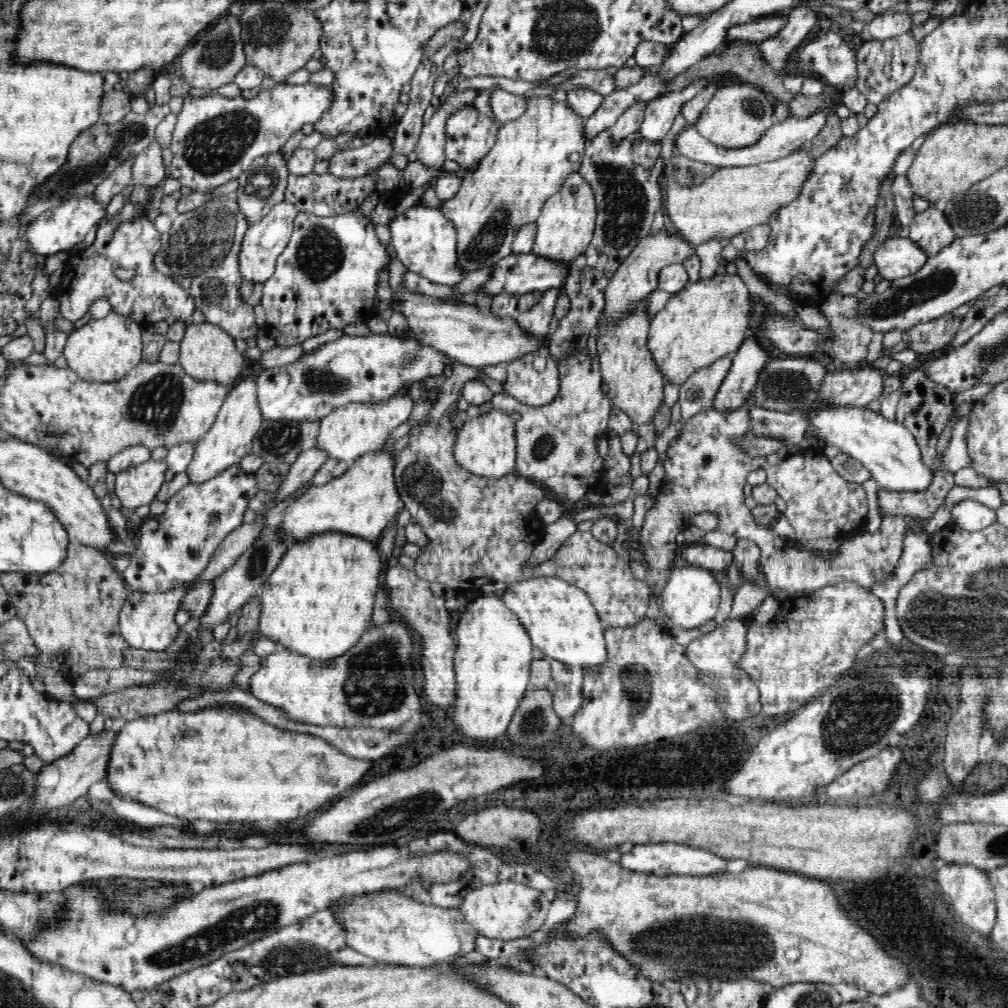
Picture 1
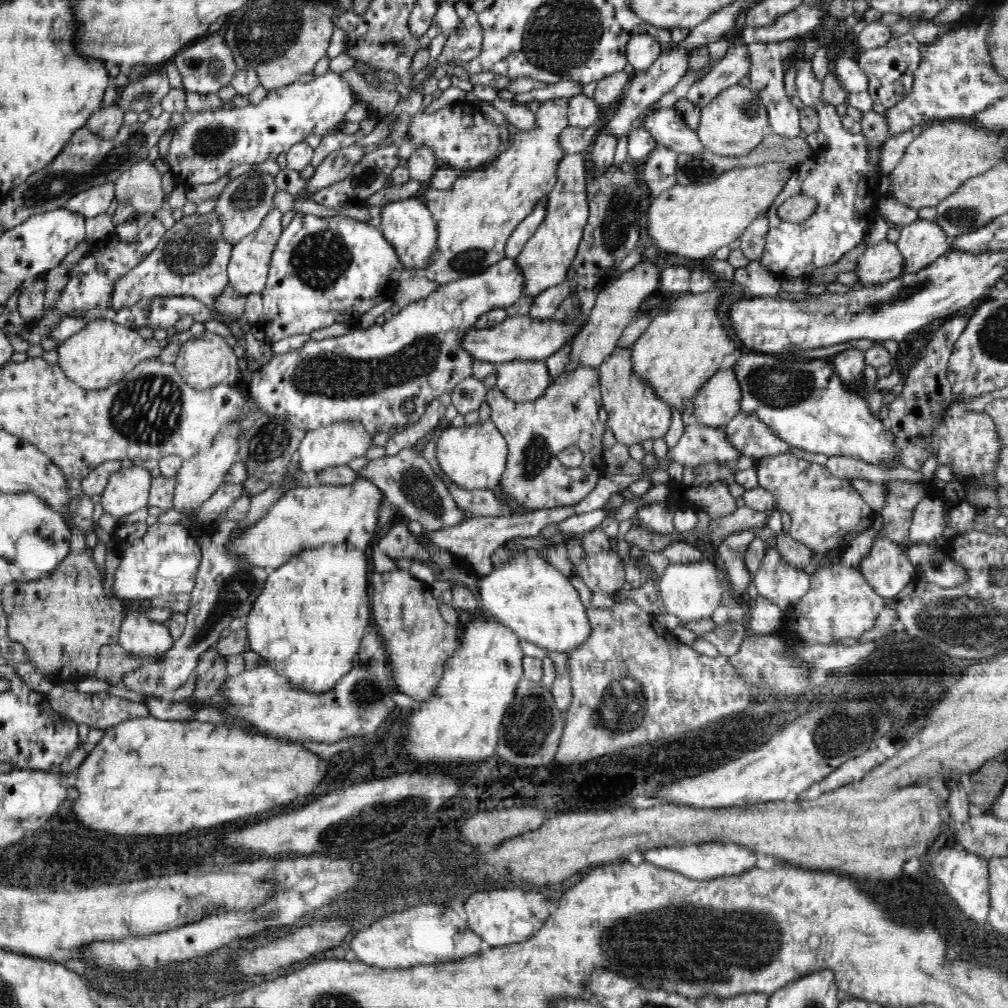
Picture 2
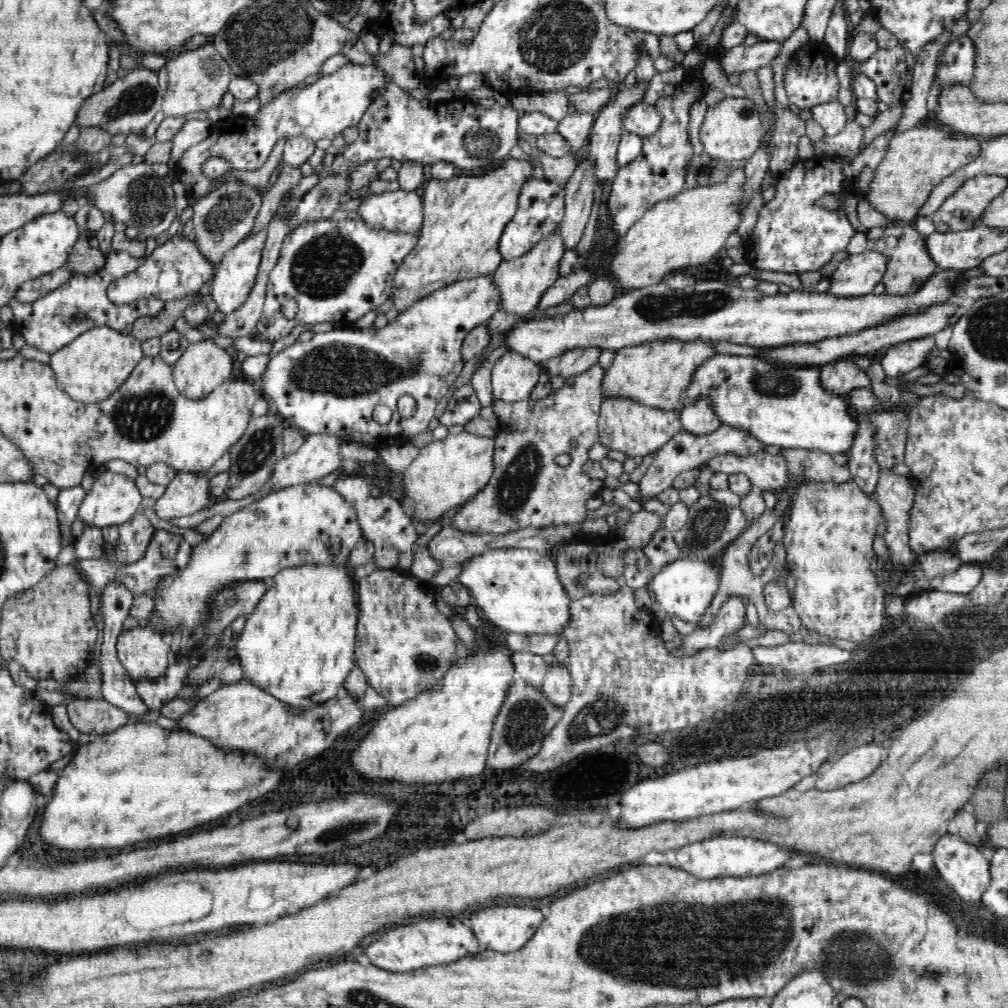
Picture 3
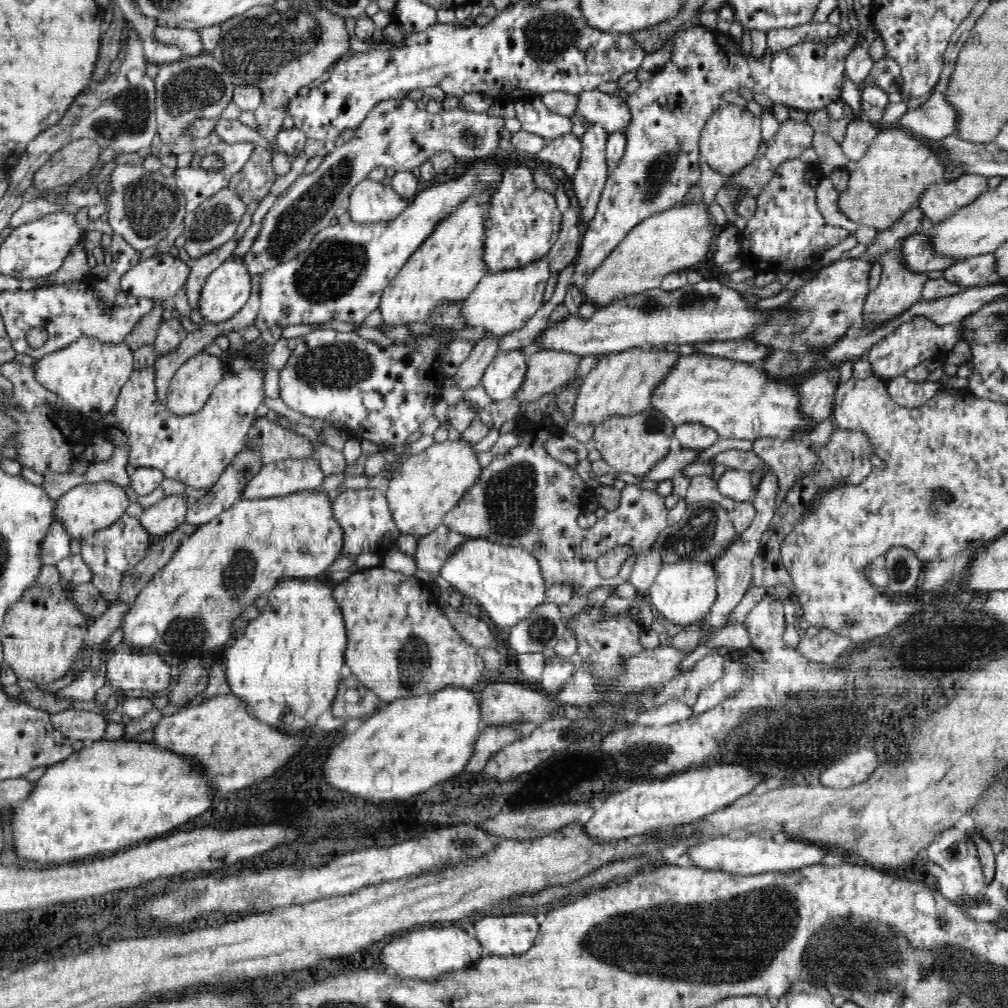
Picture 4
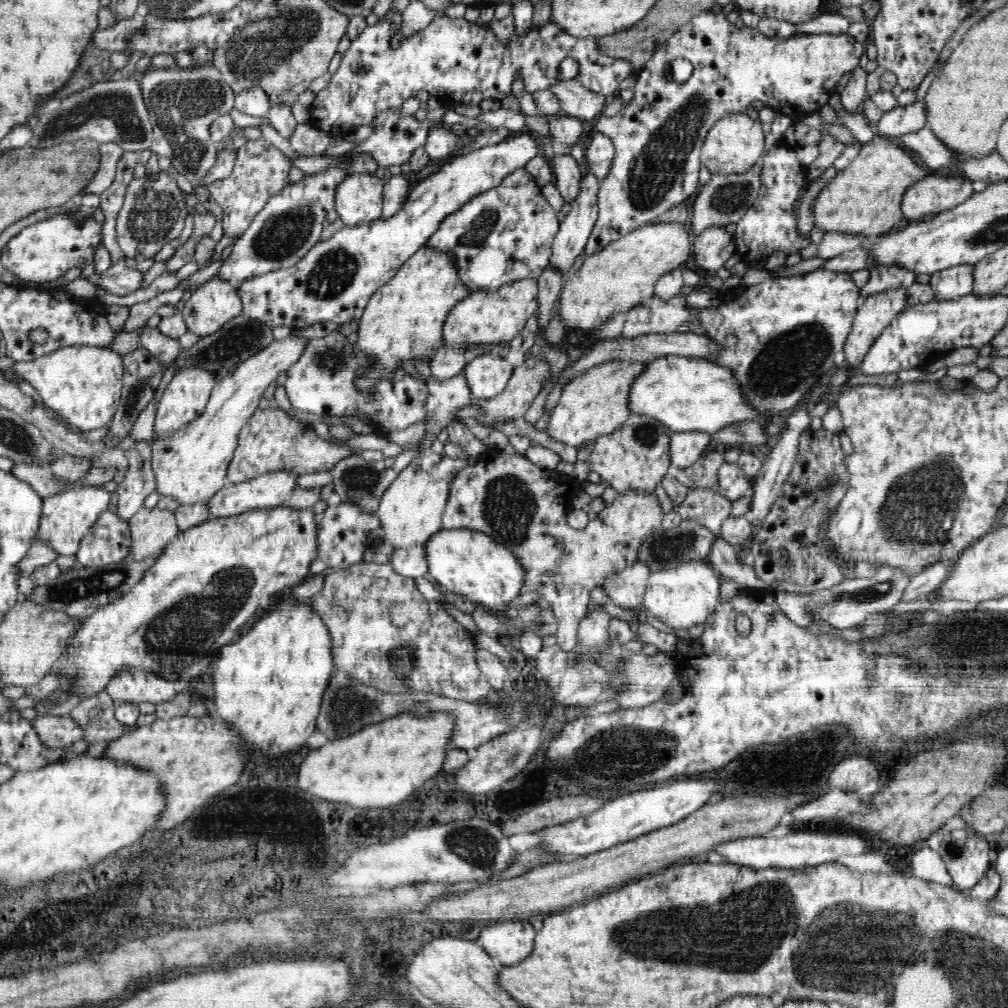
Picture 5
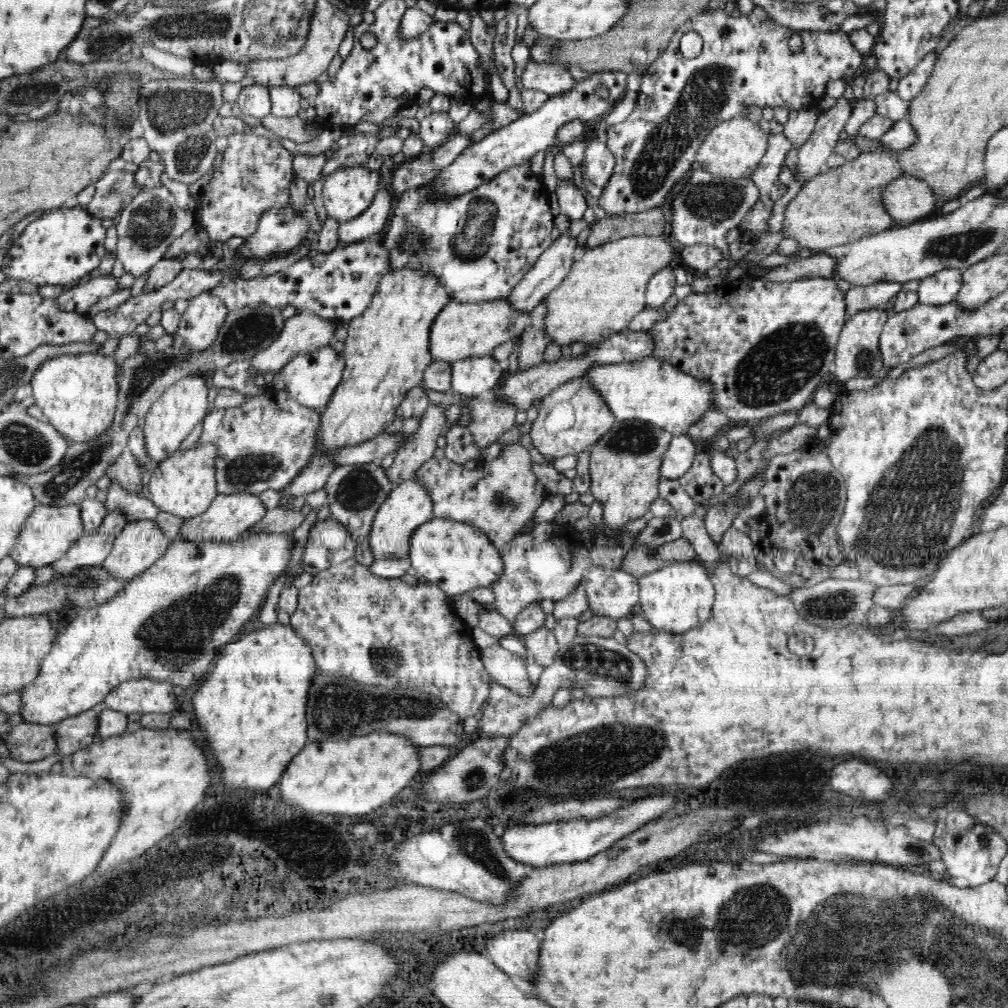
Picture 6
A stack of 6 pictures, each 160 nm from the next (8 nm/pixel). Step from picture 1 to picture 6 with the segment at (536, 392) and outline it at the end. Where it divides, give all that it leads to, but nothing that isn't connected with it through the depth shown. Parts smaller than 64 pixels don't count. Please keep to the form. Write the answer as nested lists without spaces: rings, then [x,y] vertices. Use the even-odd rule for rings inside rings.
[[[490,356],[451,363],[451,387],[463,396],[485,397],[505,378],[506,371]]]

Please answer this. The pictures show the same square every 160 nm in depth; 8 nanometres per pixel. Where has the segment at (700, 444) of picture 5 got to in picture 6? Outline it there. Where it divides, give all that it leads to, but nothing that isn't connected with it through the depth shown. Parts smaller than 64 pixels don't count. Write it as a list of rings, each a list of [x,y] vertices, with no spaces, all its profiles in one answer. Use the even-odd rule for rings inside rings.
[[[673,435],[667,451],[664,453],[661,465],[661,478],[679,479],[692,466],[696,454],[696,446],[692,437]]]

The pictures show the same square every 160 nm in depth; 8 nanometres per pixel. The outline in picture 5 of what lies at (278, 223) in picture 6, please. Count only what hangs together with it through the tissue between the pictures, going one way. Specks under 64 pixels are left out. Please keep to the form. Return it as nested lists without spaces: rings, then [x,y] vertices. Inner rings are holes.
[[[334,164],[334,166],[328,166],[326,170],[322,170],[320,174],[305,175],[301,181],[285,186],[278,194],[270,197],[264,208],[253,218],[246,232],[234,240],[231,254],[226,260],[223,260],[217,272],[218,279],[222,279],[222,281],[226,281],[237,288],[240,283],[252,280],[258,275],[294,266],[319,242],[326,214],[335,209],[335,190],[348,175],[350,174],[347,172],[345,164]]]

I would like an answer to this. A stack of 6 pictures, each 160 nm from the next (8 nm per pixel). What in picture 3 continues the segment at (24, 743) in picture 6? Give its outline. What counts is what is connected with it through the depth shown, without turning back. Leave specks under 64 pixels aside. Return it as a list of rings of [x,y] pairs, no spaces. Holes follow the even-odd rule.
[[[102,697],[73,699],[66,708],[70,722],[82,734],[104,734],[130,723],[126,711],[120,710]]]

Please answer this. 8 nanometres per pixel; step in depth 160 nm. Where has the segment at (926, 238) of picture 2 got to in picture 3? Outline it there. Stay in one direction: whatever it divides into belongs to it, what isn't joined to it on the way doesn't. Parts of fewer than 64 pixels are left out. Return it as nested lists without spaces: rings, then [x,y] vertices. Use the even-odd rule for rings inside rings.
[[[913,223],[900,228],[884,228],[882,236],[874,242],[871,250],[881,252],[887,258],[886,272],[882,284],[886,287],[886,295],[912,295],[918,291],[938,268],[930,258],[926,248],[926,237],[920,236]]]

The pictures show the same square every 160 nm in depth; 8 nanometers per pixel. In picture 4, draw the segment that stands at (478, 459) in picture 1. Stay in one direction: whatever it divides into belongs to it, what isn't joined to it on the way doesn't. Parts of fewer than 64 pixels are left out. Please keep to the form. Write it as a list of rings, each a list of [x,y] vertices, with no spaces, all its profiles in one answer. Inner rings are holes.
[[[463,438],[457,441],[446,440],[443,443],[434,443],[424,452],[411,456],[394,472],[384,493],[392,518],[401,534],[413,534],[419,538],[436,530],[443,524],[445,514],[458,504],[462,495],[479,479],[482,468],[478,463],[477,454],[472,451],[470,445],[471,443]]]

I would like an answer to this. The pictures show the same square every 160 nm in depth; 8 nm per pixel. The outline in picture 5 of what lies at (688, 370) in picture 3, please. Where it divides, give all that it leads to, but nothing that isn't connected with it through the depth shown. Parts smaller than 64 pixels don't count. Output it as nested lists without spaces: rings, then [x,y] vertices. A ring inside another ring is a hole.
[[[610,361],[588,368],[582,376],[572,379],[561,392],[553,408],[548,434],[558,440],[580,449],[582,444],[595,440],[619,429],[632,413],[629,409],[629,392],[633,380],[641,375],[648,362]]]

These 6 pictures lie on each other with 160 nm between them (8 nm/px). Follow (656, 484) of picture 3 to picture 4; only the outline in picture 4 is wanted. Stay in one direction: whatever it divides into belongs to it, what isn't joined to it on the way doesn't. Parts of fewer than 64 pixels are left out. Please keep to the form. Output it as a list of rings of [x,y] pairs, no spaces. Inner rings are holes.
[[[678,448],[678,451],[669,451],[662,460],[658,460],[654,464],[654,468],[650,468],[650,472],[643,479],[650,479],[656,482],[662,482],[670,478],[672,480],[674,474],[681,474],[683,470],[692,464],[692,461],[704,450],[692,450],[690,448]]]

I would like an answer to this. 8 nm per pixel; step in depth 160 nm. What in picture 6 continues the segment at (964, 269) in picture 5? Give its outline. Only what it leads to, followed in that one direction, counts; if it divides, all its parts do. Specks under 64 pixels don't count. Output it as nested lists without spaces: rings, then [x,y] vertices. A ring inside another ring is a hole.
[[[944,269],[920,281],[918,303],[941,306],[956,300],[962,288],[962,273],[956,269]]]

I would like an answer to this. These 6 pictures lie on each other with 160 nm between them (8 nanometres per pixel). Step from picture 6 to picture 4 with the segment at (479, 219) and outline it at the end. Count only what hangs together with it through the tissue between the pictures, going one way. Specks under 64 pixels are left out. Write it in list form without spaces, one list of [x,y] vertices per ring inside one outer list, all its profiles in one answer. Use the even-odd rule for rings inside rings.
[[[526,165],[508,167],[503,179],[489,200],[489,213],[485,218],[483,260],[487,274],[502,270],[514,270],[544,258],[560,236],[563,214],[556,207],[554,195],[540,189],[534,182],[532,169]]]

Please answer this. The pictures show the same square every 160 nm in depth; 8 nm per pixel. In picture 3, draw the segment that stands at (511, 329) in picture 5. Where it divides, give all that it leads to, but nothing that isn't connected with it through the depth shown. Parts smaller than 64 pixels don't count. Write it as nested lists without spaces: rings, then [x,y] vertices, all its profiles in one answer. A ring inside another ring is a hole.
[[[559,226],[548,236],[542,238],[530,252],[514,259],[502,260],[493,272],[494,285],[500,291],[500,311],[525,317],[530,312],[537,310],[540,300],[546,290],[558,280],[559,266],[563,254],[566,252],[560,236]]]

